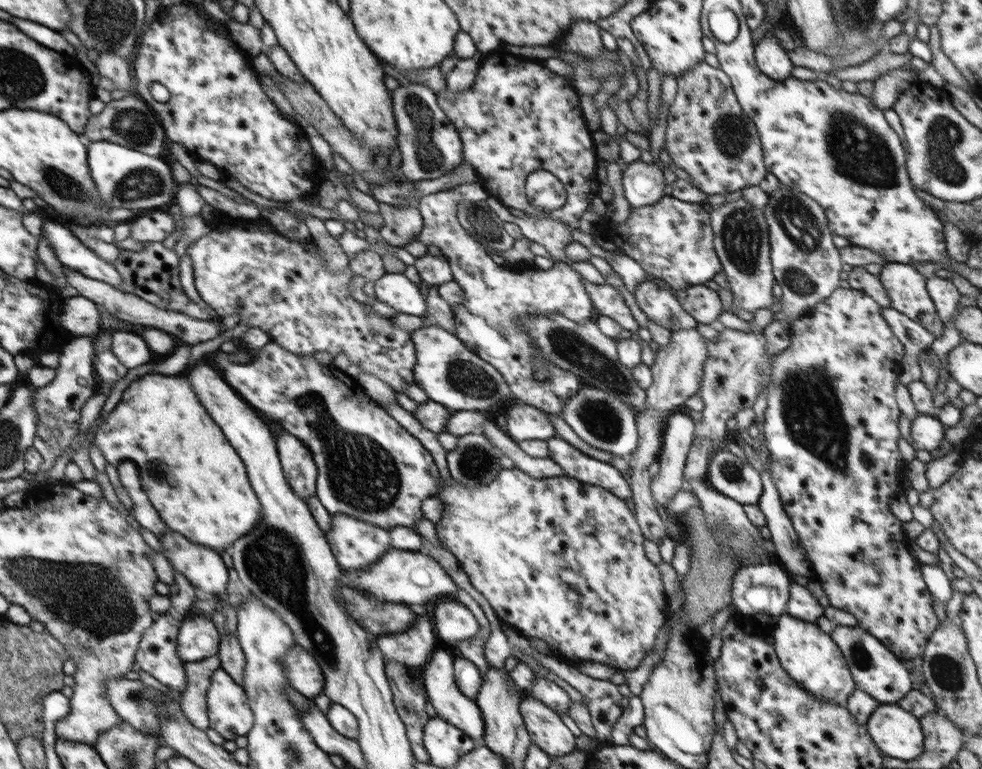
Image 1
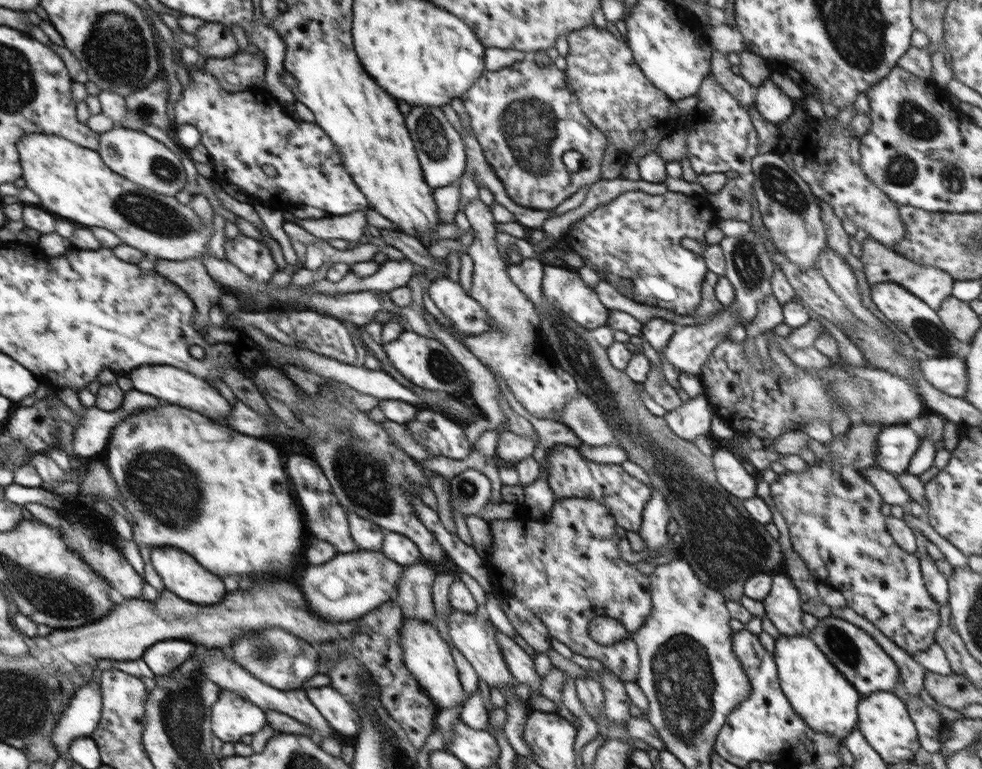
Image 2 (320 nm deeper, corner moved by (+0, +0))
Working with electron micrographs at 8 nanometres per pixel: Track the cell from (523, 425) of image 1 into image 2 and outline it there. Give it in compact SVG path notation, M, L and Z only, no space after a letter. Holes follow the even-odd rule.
M506 430L499 434L496 445L496 459L501 459L505 464L514 465L532 456L536 442L532 437L518 435Z

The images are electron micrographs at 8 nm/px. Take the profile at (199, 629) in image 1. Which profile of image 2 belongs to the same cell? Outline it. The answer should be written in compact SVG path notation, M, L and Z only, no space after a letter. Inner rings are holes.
M166 639L149 646L141 659L148 664L150 670L157 676L170 675L174 669L191 658L197 643L180 639Z

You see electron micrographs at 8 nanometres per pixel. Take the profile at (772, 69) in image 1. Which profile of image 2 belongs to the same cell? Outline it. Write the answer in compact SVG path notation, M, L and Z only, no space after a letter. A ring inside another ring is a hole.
M774 77L767 78L755 89L755 106L769 124L786 120L794 110L794 100L776 85Z

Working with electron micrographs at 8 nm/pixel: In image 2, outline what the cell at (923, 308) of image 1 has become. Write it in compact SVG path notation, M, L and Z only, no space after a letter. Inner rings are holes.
M882 282L871 287L871 298L880 312L908 338L916 349L928 357L942 358L946 356L958 356L960 341L945 329L937 311L930 308L920 298L908 292L903 286L892 282Z

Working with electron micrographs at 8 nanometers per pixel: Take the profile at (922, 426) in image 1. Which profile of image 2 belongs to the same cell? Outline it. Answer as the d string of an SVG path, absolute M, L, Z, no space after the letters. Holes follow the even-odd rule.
M908 424L883 426L875 442L875 461L880 469L894 476L905 472L922 438Z

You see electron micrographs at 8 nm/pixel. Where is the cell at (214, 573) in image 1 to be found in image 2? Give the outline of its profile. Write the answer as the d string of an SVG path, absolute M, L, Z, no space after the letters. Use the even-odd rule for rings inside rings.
M152 547L150 563L162 578L165 589L182 597L182 600L198 605L212 605L220 602L227 593L221 577L206 570L194 557L178 548Z

